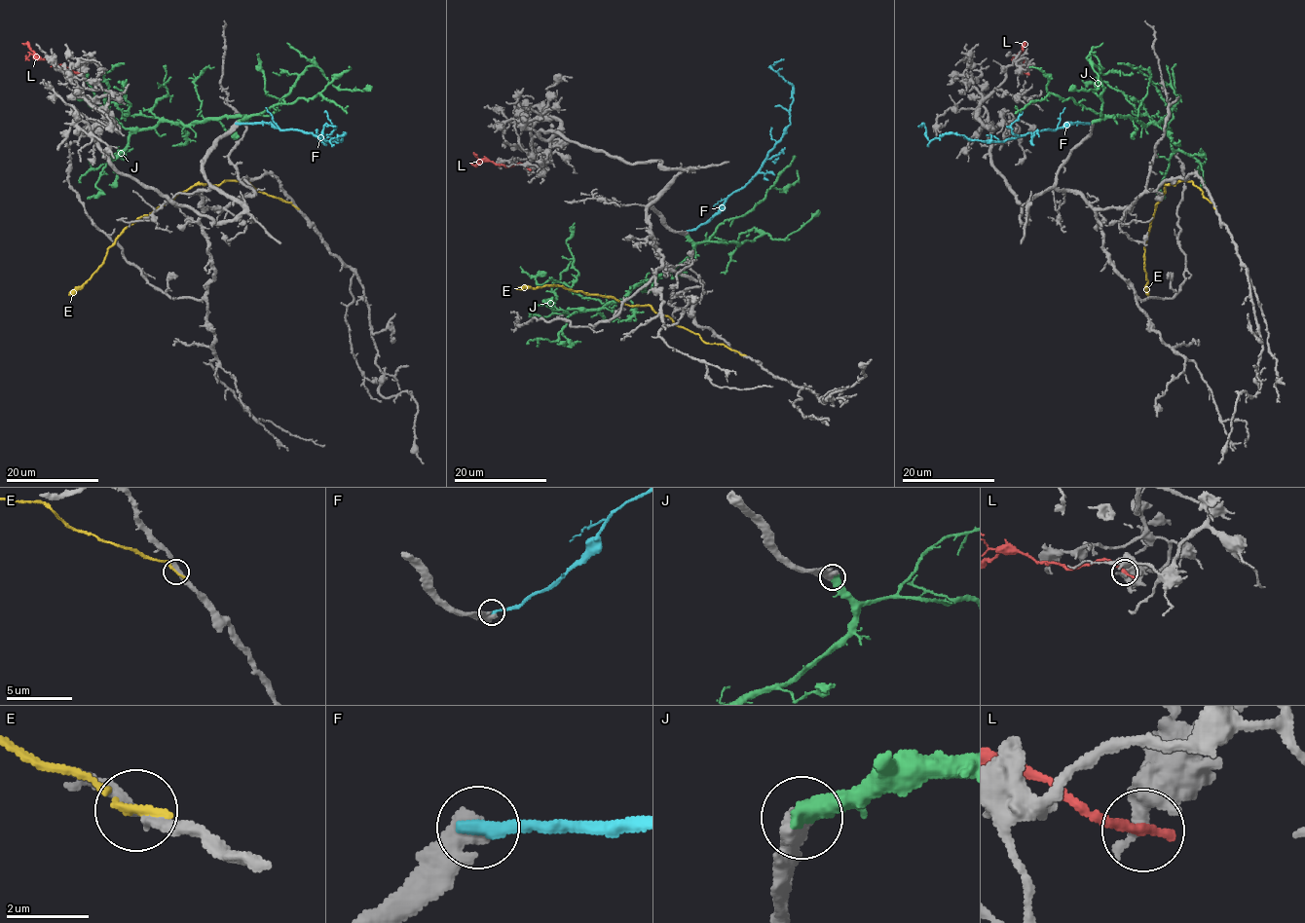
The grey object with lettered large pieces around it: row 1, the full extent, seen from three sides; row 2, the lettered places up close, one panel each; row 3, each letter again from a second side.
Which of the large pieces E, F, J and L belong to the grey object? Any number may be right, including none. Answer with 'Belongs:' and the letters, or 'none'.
Belongs: J

